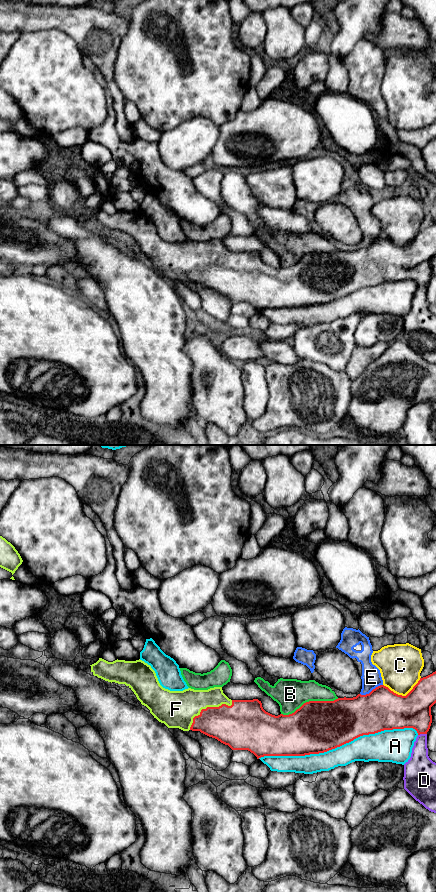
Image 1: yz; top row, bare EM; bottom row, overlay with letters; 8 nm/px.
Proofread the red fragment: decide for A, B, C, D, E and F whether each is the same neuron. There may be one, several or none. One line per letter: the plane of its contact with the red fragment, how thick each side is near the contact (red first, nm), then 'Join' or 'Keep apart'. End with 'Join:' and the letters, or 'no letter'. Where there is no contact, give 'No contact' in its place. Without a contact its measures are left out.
A: Touches red in yz. Thickness 420 nm (red) against 220 nm. Keep apart
B: Touches red in yz. Thickness 420 nm (red) against 240 nm. Keep apart
C: Touches red in yz. Thickness 340 nm (red) against 340 nm. Keep apart
D: Touches red in yz. Thickness 280 nm (red) against 190 nm. Keep apart
E: Touches red in yz. Thickness 340 nm (red) against 160 nm. Keep apart
F: Touches red in yz. Thickness 320 nm (red) against 300 nm. Join
Join: F

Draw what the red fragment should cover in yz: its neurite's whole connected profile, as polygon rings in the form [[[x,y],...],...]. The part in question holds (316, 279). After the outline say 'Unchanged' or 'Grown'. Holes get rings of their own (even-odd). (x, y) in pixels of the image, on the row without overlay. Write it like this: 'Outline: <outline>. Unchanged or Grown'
Outline: [[[99,210],[90,218],[94,228],[128,238],[154,270],[168,280],[200,283],[228,297],[232,302],[248,302],[257,311],[264,308],[324,305],[360,288],[384,282],[413,280],[418,287],[427,286],[432,275],[431,259],[436,255],[436,223],[420,230],[406,248],[398,247],[380,237],[366,247],[358,246],[353,250],[344,249],[334,253],[309,253],[292,266],[275,268],[266,264],[258,251],[229,251],[222,239],[208,242],[188,240],[183,243],[165,241],[160,237],[151,218],[140,211],[108,214]]]. Grown

